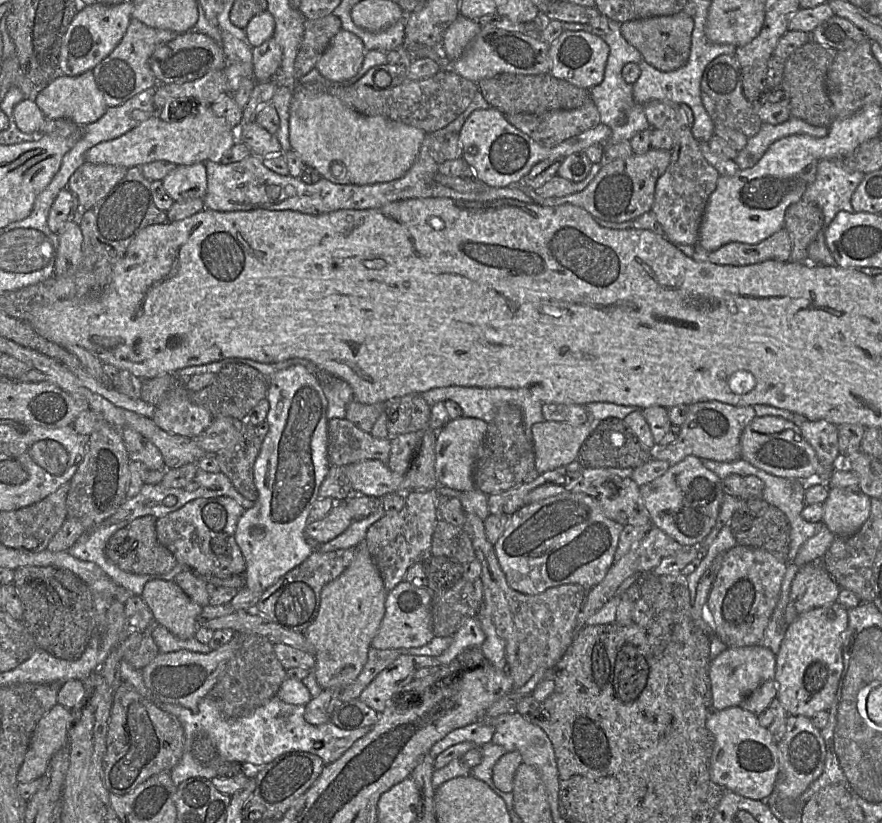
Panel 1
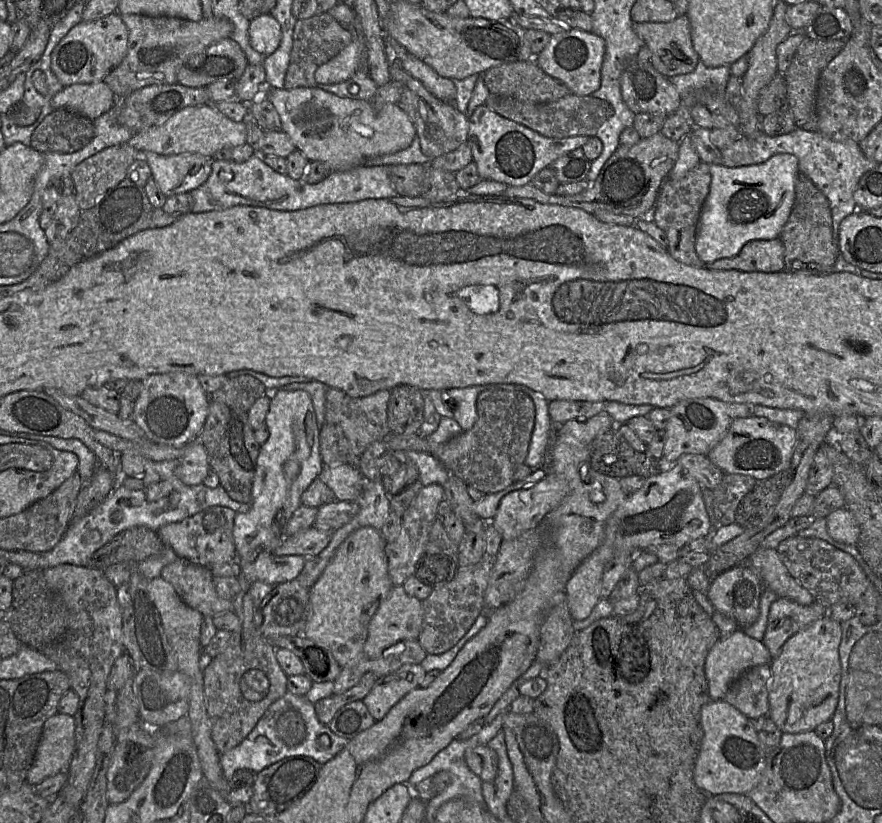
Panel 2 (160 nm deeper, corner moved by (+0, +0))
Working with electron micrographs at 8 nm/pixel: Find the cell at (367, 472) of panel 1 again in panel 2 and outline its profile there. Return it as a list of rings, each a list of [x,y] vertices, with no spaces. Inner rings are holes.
[[[351,464],[324,466],[317,478],[333,491],[339,501],[358,500],[366,483],[358,468]]]

